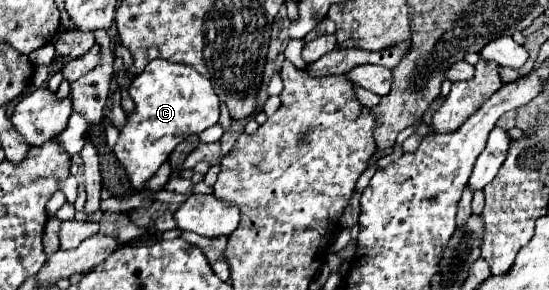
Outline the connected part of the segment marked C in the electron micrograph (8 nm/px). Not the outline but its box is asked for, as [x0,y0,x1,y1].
[114,59,220,191]

